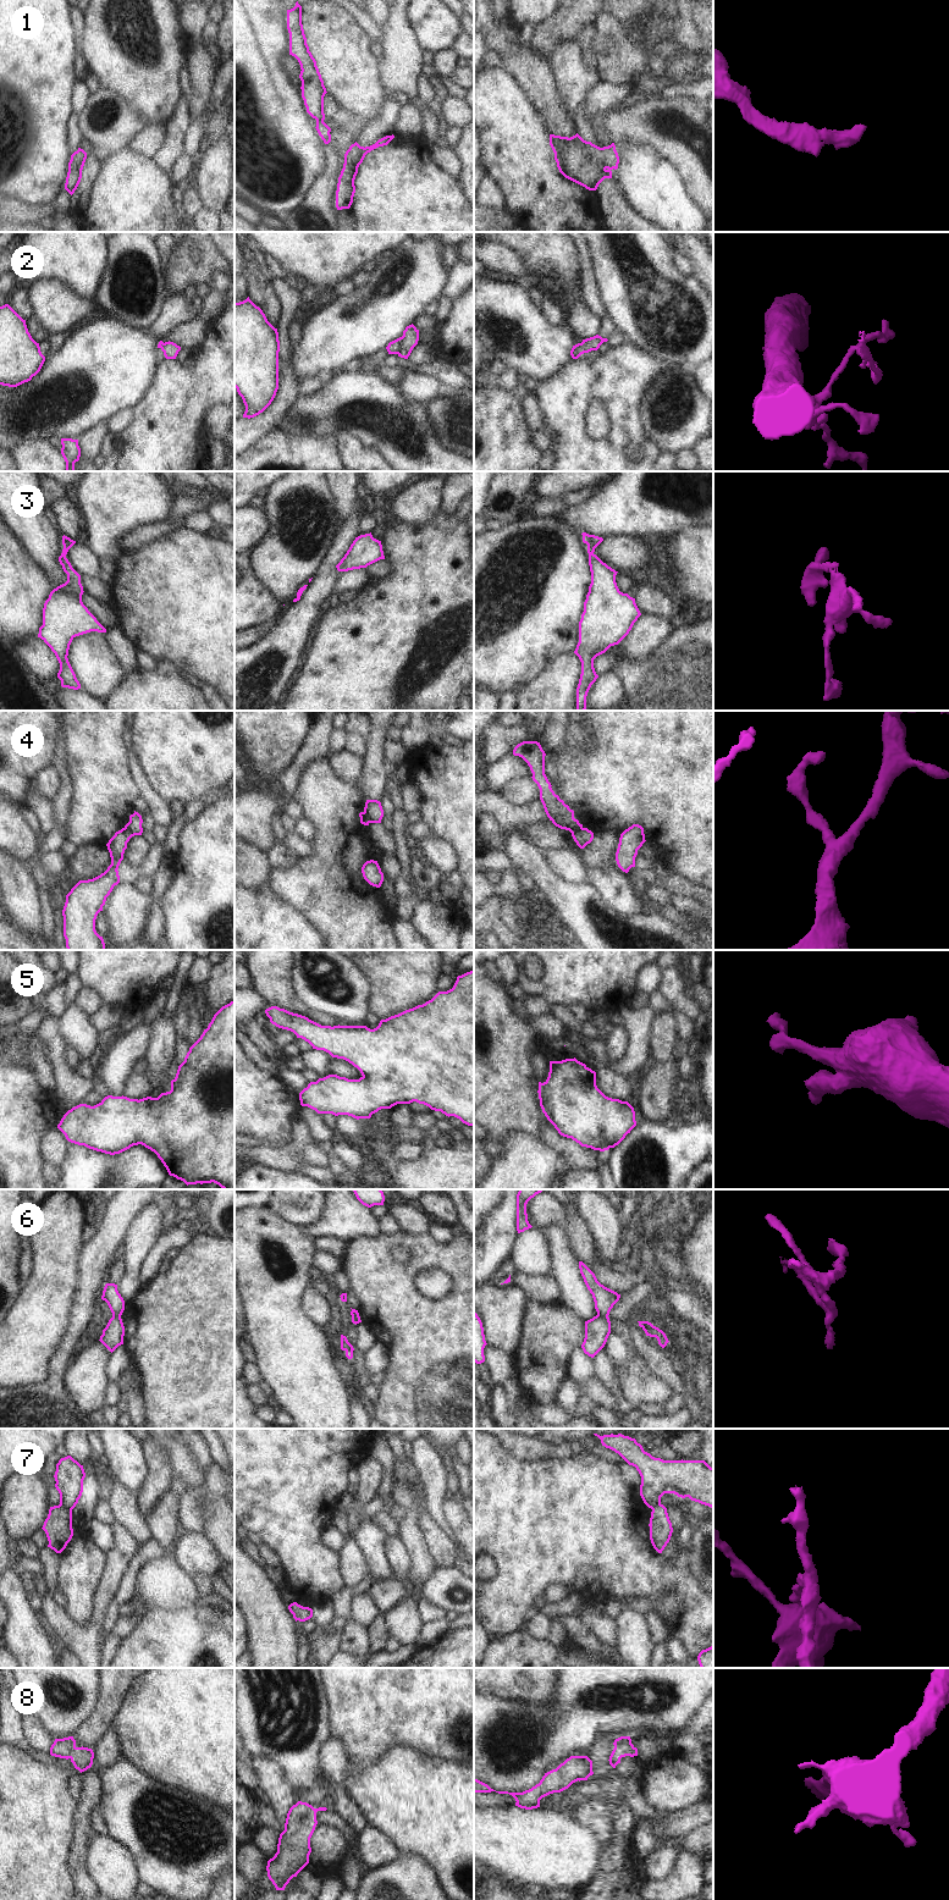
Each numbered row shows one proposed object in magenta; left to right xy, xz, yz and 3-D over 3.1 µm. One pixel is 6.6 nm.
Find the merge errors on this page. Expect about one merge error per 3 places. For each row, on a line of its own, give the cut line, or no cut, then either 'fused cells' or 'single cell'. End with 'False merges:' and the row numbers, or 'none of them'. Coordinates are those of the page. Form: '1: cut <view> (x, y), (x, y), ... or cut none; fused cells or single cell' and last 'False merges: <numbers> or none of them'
1: cut none; single cell
2: cut xz (402, 337), (397, 353); fused cells
3: cut none; single cell
4: cut xz (363, 812), (370, 822); fused cells
5: cut none; single cell
6: cut yz (597, 1314), (607, 1318); fused cells
7: cut xy (59, 1504), (71, 1509); fused cells
8: cut none; single cell
False merges: 2, 4, 6, 7

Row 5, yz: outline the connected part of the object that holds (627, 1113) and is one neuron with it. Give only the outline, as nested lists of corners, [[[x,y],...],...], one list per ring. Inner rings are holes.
[[[574,1059],[550,1061],[547,1079],[539,1082],[542,1112],[563,1137],[581,1147],[605,1151],[618,1145],[636,1126],[634,1108],[628,1101],[606,1097],[596,1086],[596,1072]]]

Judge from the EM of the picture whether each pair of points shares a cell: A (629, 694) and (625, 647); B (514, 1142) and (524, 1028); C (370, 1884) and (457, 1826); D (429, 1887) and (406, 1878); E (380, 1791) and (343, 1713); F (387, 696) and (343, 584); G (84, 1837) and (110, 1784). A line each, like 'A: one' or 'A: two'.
A: two
B: two
C: two
D: one
E: two
F: two
G: two

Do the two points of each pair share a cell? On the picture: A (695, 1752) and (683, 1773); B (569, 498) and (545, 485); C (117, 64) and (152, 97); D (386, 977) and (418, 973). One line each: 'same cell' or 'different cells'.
A: different cells
B: different cells
C: same cell
D: same cell

